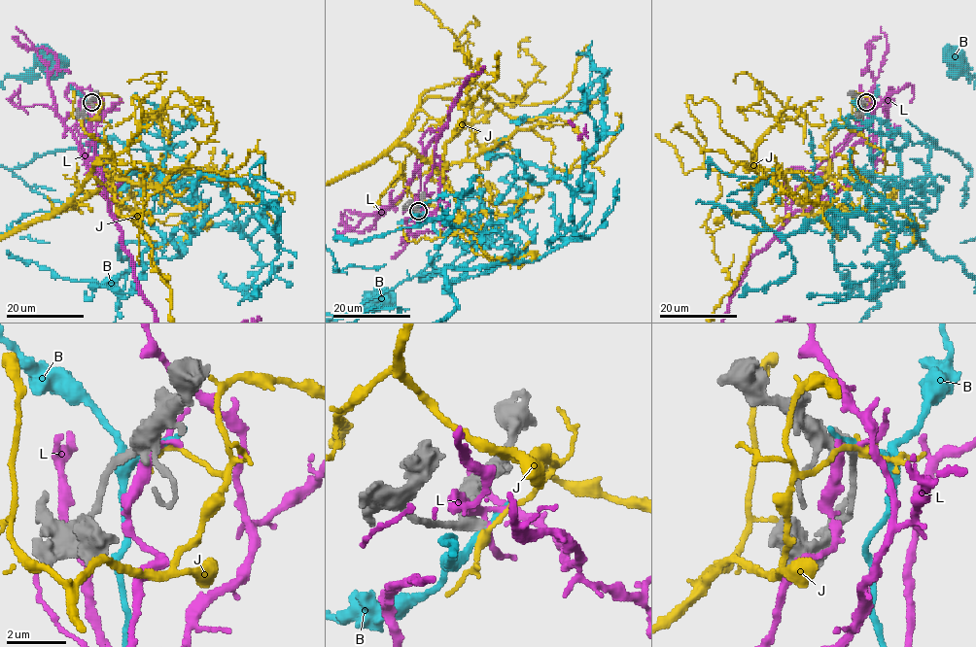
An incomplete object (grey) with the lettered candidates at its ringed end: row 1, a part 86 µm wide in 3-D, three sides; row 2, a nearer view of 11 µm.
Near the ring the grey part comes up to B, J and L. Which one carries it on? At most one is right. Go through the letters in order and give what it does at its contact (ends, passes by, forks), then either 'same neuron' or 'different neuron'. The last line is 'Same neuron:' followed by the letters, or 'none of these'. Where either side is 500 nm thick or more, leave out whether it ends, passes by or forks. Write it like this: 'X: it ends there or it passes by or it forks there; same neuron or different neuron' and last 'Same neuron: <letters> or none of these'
B: it passes by; different neuron
J: it passes by; different neuron
L: it passes by; different neuron
Same neuron: none of these

